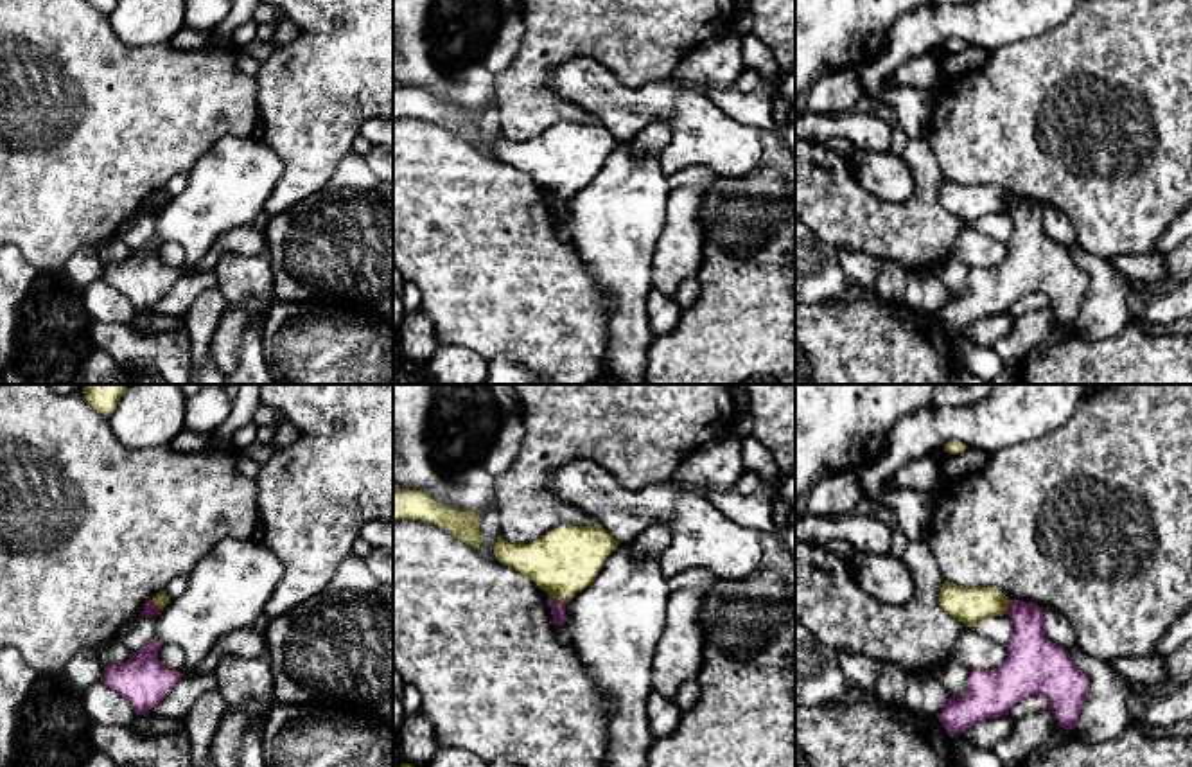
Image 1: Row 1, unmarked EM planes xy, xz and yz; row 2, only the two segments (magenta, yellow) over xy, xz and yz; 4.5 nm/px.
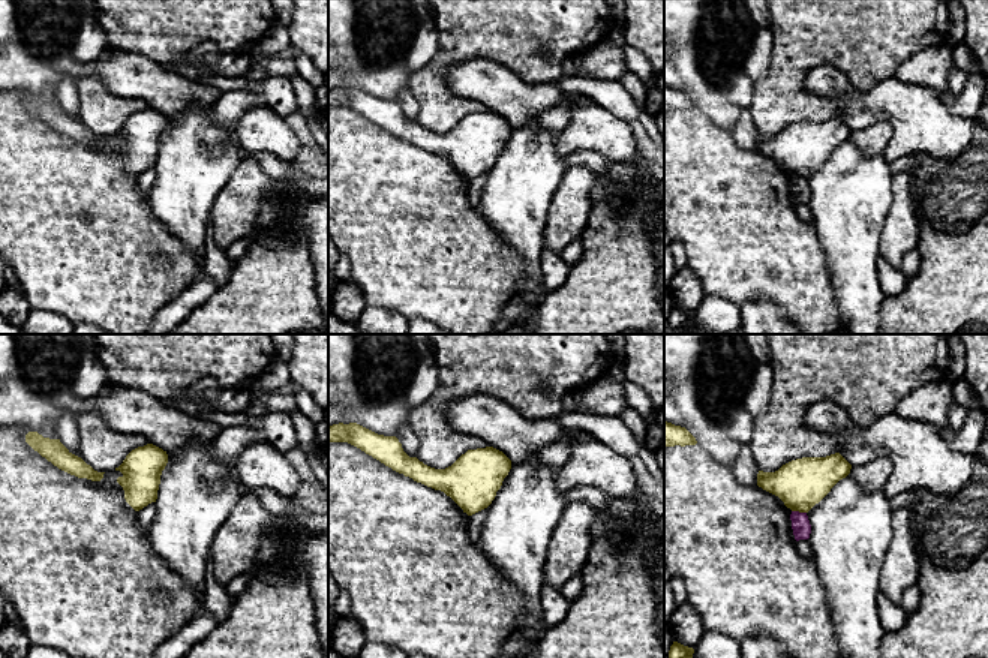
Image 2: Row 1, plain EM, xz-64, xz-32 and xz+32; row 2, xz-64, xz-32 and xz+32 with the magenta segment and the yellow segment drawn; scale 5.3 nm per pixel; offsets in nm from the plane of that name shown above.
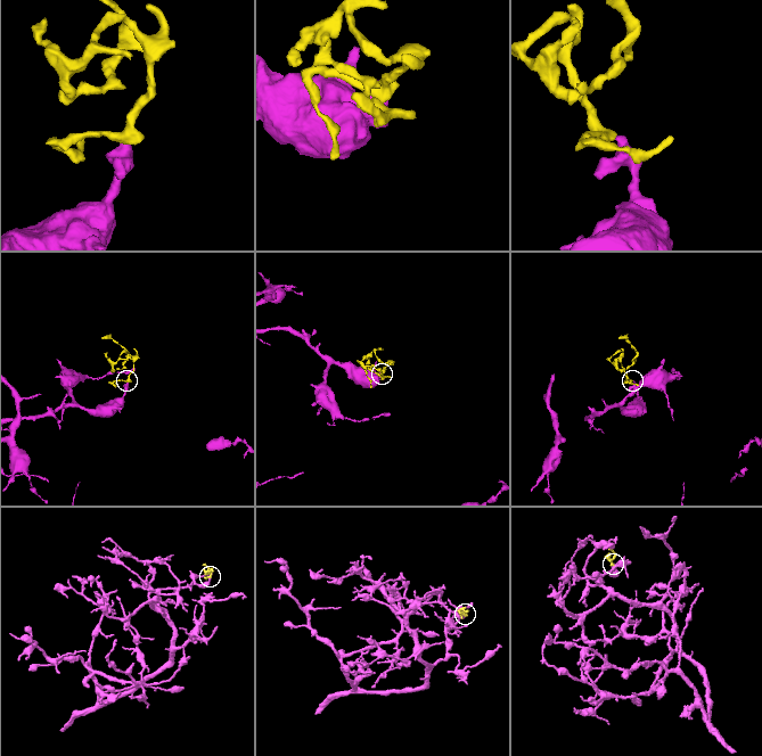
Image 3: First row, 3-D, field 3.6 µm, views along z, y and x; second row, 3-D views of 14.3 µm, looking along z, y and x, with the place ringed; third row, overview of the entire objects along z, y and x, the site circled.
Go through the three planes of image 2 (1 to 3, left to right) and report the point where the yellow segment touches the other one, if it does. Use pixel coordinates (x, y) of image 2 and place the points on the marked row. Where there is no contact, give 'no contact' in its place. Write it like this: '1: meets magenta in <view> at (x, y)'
1: no contact
2: no contact
3: meets magenta in xz+32 at (798, 511)

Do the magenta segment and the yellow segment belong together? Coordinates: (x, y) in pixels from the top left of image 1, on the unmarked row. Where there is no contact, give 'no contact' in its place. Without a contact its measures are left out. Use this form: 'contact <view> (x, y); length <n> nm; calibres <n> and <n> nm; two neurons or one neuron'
contact xz (555, 196); length 80 nm; calibres 60 and 300 nm; two neurons

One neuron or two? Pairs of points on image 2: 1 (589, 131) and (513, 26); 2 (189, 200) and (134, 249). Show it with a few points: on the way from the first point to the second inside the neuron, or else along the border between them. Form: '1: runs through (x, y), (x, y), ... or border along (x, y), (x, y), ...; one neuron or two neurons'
1: border along (516, 74), (526, 83), (550, 83); two neurons
2: border along (146, 194), (152, 213), (188, 248); two neurons

